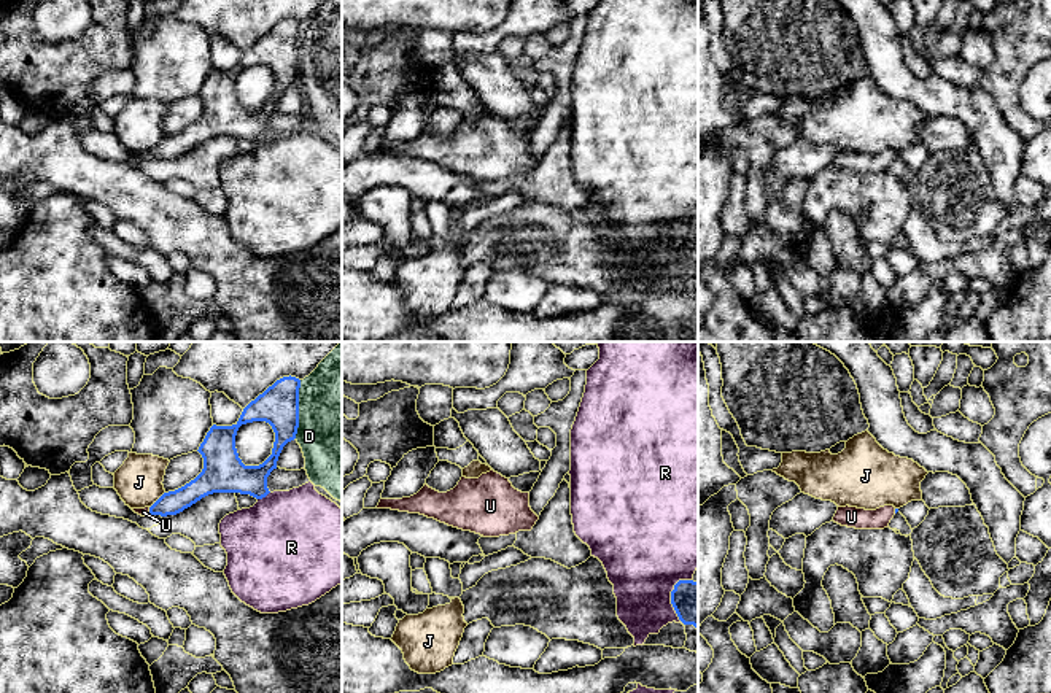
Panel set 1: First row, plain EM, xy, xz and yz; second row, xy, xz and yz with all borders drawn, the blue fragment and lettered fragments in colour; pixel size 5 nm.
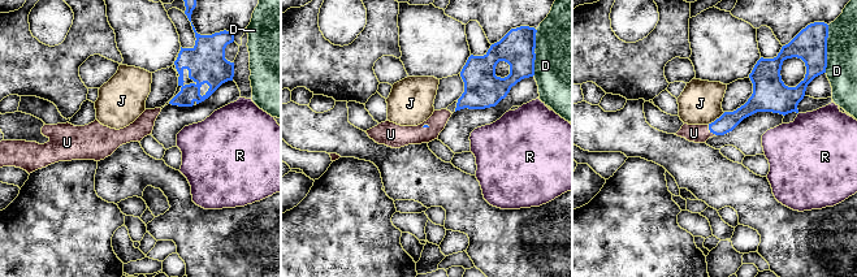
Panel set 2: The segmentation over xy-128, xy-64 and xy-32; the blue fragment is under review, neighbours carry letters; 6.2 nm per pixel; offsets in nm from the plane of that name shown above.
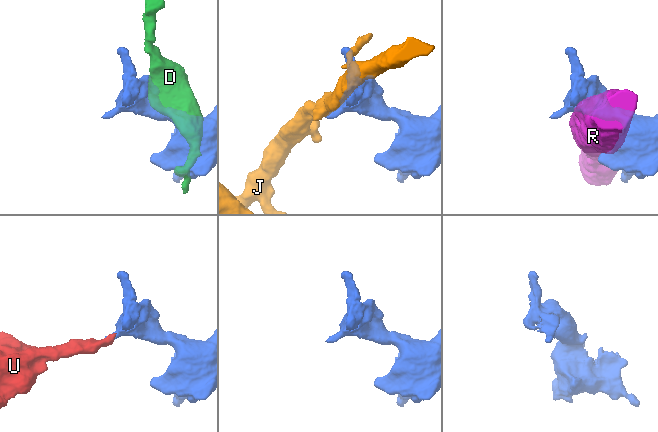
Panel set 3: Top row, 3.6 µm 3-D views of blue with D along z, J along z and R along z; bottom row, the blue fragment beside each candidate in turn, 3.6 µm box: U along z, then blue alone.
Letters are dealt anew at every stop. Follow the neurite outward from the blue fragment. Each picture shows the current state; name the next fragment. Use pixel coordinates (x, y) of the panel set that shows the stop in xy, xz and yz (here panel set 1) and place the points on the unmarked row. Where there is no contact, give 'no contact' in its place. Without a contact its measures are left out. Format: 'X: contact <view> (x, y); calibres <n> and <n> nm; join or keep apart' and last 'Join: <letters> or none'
D: contact xy (298, 53); calibres 200 and 440 nm; keep apart
J: contact xy (158, 143); calibres 120 and 240 nm; keep apart
R: contact xz (671, 240); calibres 220 and 420 nm; keep apart
U: contact xy (150, 154); calibres 120 and 50 nm; join
Join: U

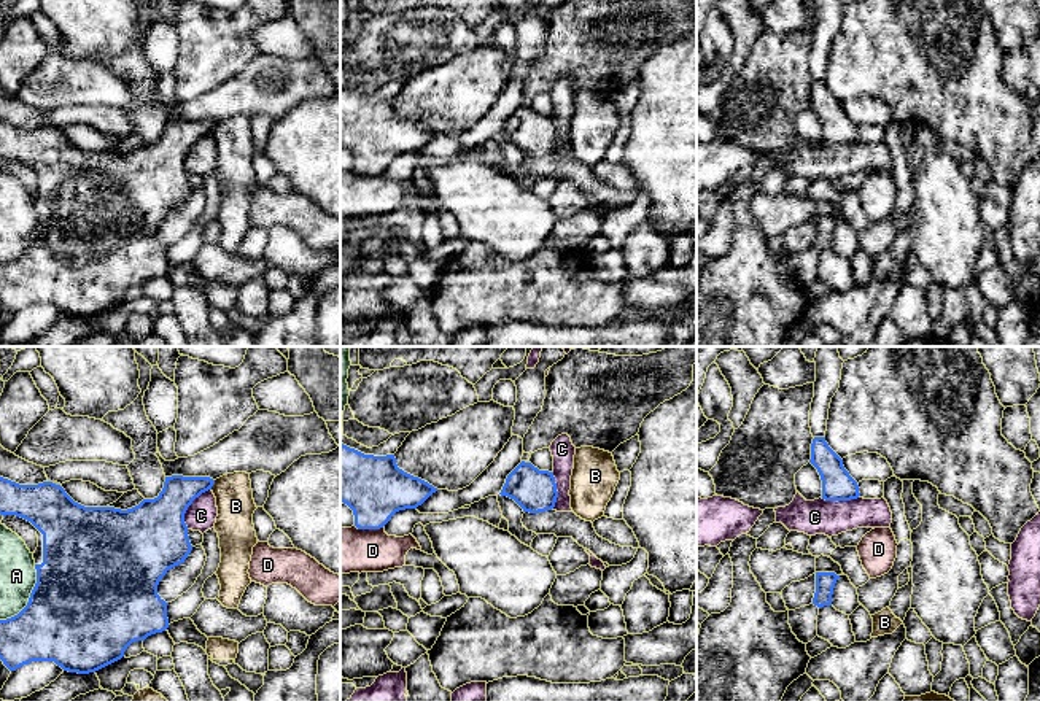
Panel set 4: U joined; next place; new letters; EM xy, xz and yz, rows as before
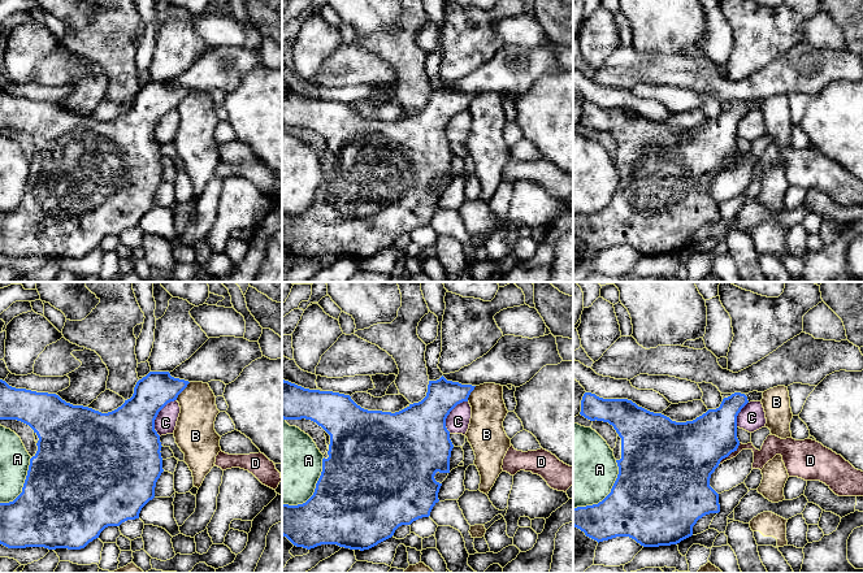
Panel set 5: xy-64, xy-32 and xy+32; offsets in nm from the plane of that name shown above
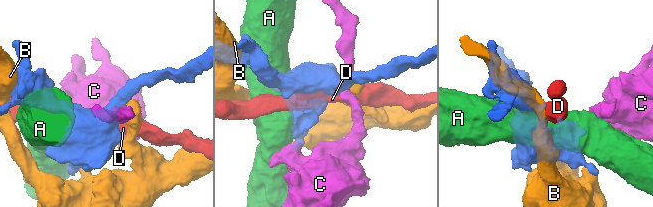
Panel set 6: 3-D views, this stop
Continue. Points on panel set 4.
A: contact xy (29, 242); calibres 500 and 190 nm; keep apart
B: contact xy (212, 129); calibres 170 and 190 nm; keep apart
C: contact xy (190, 148); calibres 360 and 160 nm; keep apart
D: contact xz (369, 172); calibres 320 and 240 nm; keep apart
Join: none

